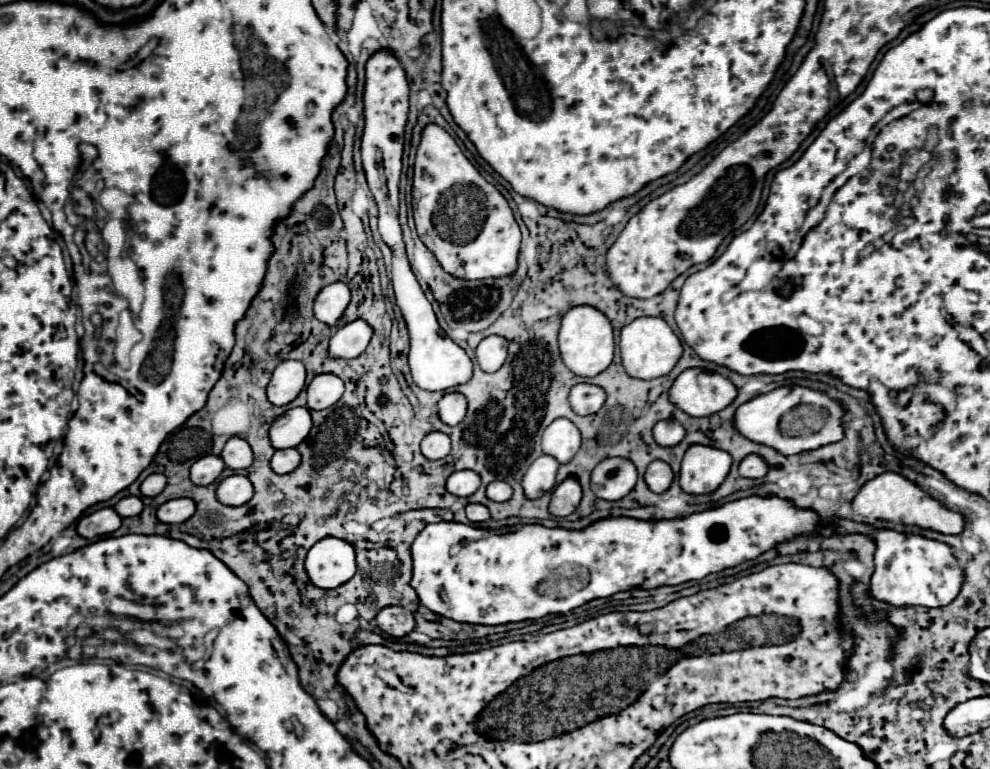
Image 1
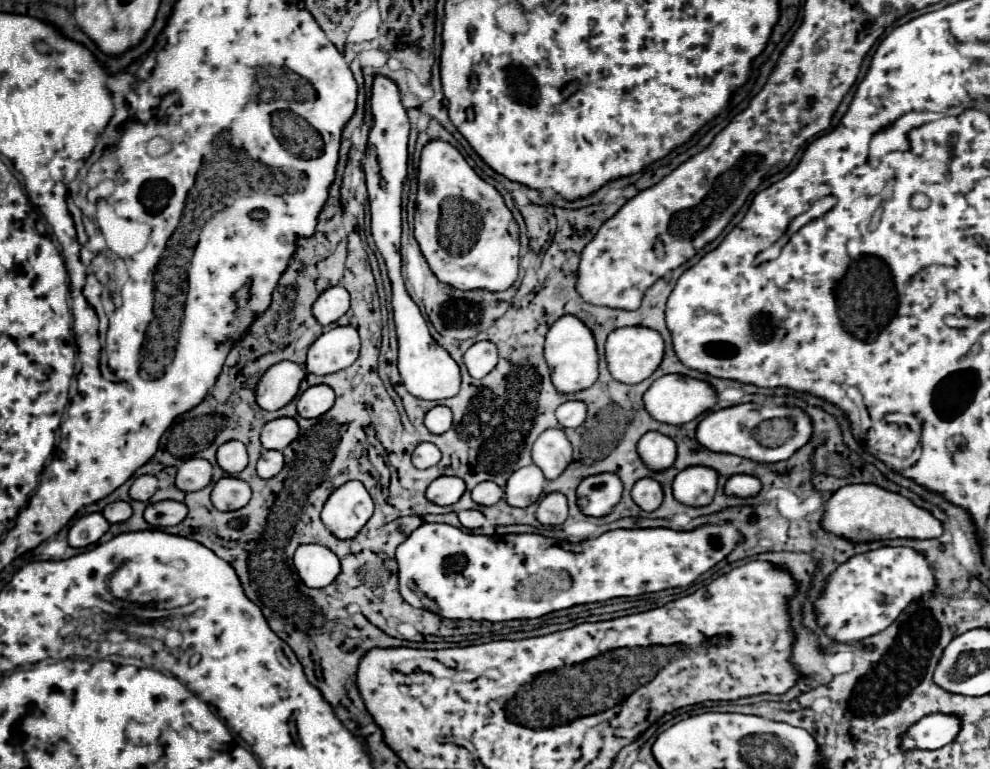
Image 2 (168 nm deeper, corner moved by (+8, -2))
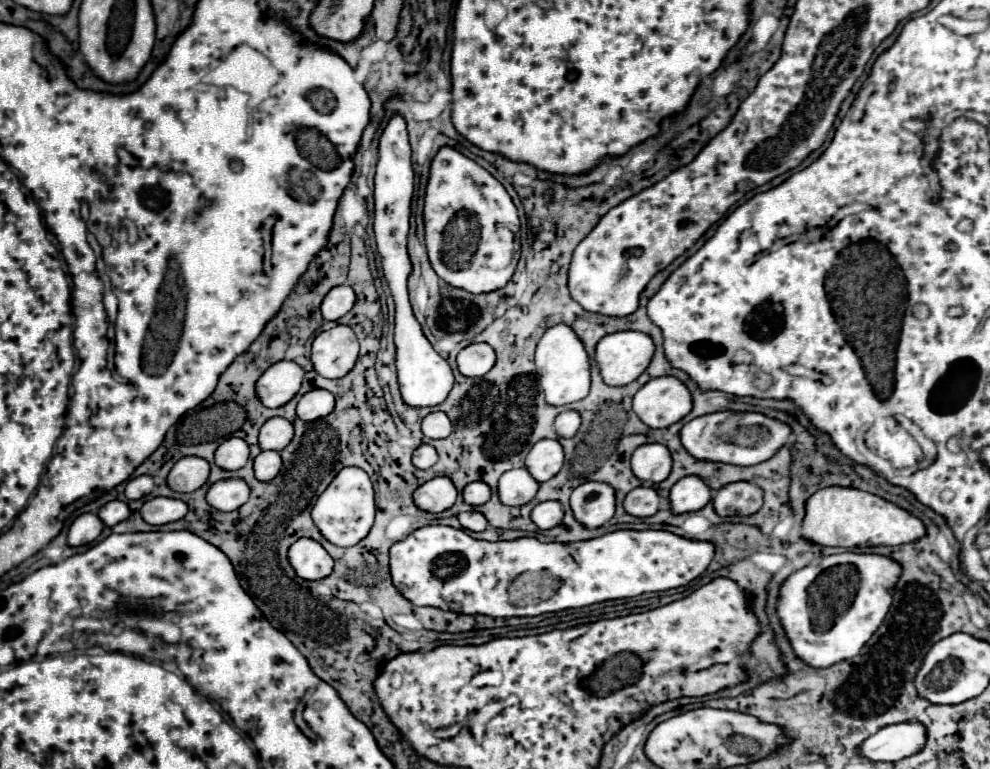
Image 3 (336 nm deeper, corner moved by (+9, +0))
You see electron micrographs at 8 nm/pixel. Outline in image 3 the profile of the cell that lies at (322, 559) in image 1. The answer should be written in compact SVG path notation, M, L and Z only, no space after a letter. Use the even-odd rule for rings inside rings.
M310 538L296 540L288 550L288 560L296 574L304 580L322 580L332 572L330 554Z

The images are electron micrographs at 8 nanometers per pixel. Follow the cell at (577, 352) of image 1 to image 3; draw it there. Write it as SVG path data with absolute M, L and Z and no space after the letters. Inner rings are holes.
M558 324L546 330L536 348L536 372L544 388L546 402L552 406L566 406L588 396L590 390L590 362L584 344L570 326Z

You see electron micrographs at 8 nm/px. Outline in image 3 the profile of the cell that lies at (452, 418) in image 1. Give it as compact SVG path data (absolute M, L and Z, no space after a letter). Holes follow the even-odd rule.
M432 412L422 420L422 432L428 438L448 438L452 432L452 424L444 412Z

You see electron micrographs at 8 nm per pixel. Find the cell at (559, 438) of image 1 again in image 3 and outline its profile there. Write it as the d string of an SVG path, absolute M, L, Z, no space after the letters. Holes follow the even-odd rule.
M550 438L536 442L526 456L526 470L538 484L554 478L560 472L562 464L564 464L564 450L558 440Z

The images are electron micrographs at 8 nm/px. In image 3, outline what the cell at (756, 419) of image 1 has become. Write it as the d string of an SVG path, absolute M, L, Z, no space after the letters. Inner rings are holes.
M714 412L690 420L680 430L682 446L704 462L722 462L734 466L754 466L776 454L790 438L790 426L758 412Z

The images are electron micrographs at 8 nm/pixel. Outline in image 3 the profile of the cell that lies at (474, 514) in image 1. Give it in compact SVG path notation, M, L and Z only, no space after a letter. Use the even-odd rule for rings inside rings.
M474 510L458 514L458 520L460 520L462 528L472 530L472 532L482 532L482 530L488 528L488 520L480 512L474 512Z

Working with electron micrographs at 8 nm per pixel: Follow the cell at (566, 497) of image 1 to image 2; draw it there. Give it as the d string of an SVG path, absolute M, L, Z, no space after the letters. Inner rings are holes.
M549 492L541 498L537 508L537 520L545 526L563 524L567 520L567 498L561 492Z

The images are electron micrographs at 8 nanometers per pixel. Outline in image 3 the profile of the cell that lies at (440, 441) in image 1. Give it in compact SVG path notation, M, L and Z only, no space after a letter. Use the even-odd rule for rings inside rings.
M428 444L416 448L414 454L412 454L412 464L414 464L416 468L420 468L420 470L428 470L430 466L436 464L436 460L438 460L438 454L436 454L436 450L434 450L432 446L428 446Z

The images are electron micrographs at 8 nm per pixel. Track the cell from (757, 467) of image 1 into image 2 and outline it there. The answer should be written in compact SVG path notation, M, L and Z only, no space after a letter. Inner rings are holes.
M733 474L727 484L725 484L725 492L733 494L733 496L755 496L761 490L761 482L759 478L751 476L751 474Z

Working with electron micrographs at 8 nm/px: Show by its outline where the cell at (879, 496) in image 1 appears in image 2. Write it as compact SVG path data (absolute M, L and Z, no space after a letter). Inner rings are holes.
M851 484L839 488L827 502L821 526L851 542L871 542L879 538L939 538L943 534L943 524L929 510L877 484Z

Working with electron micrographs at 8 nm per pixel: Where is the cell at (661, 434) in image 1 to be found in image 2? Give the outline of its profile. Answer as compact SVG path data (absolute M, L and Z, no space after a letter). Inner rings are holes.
M647 432L637 444L637 452L641 460L653 470L669 468L677 456L675 442L659 432Z

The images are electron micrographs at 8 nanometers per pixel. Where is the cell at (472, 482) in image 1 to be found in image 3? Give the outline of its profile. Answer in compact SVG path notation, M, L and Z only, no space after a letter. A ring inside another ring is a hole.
M438 476L416 488L414 502L420 510L444 512L456 502L456 496L458 496L458 490L454 488L452 480Z

